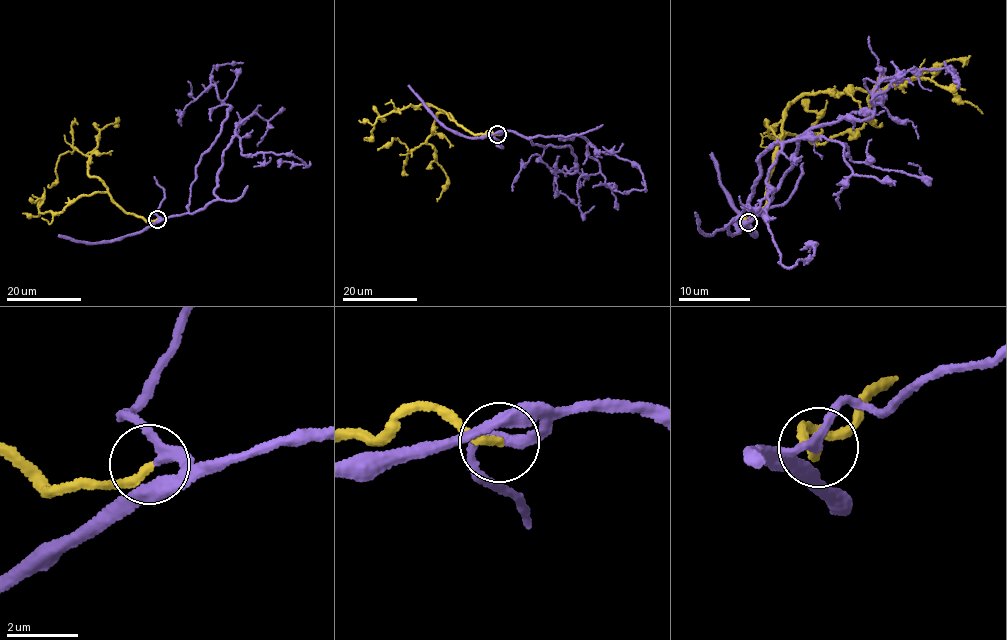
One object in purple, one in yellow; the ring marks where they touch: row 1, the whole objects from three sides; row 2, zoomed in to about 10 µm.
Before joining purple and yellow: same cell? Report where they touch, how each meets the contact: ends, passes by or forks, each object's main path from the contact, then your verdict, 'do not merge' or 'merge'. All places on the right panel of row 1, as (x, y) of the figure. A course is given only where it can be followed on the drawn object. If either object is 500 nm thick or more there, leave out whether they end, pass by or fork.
place (748, 222); purple passes by; yellow ends; course purple (748, 223), (736, 231), (769, 202), (799, 137), (871, 116), (872, 94), (896, 77), (868, 78), (919, 138); course yellow (748, 222), (746, 217), (764, 206), (786, 110), (805, 93), (883, 90), (928, 78), (983, 114); merge

